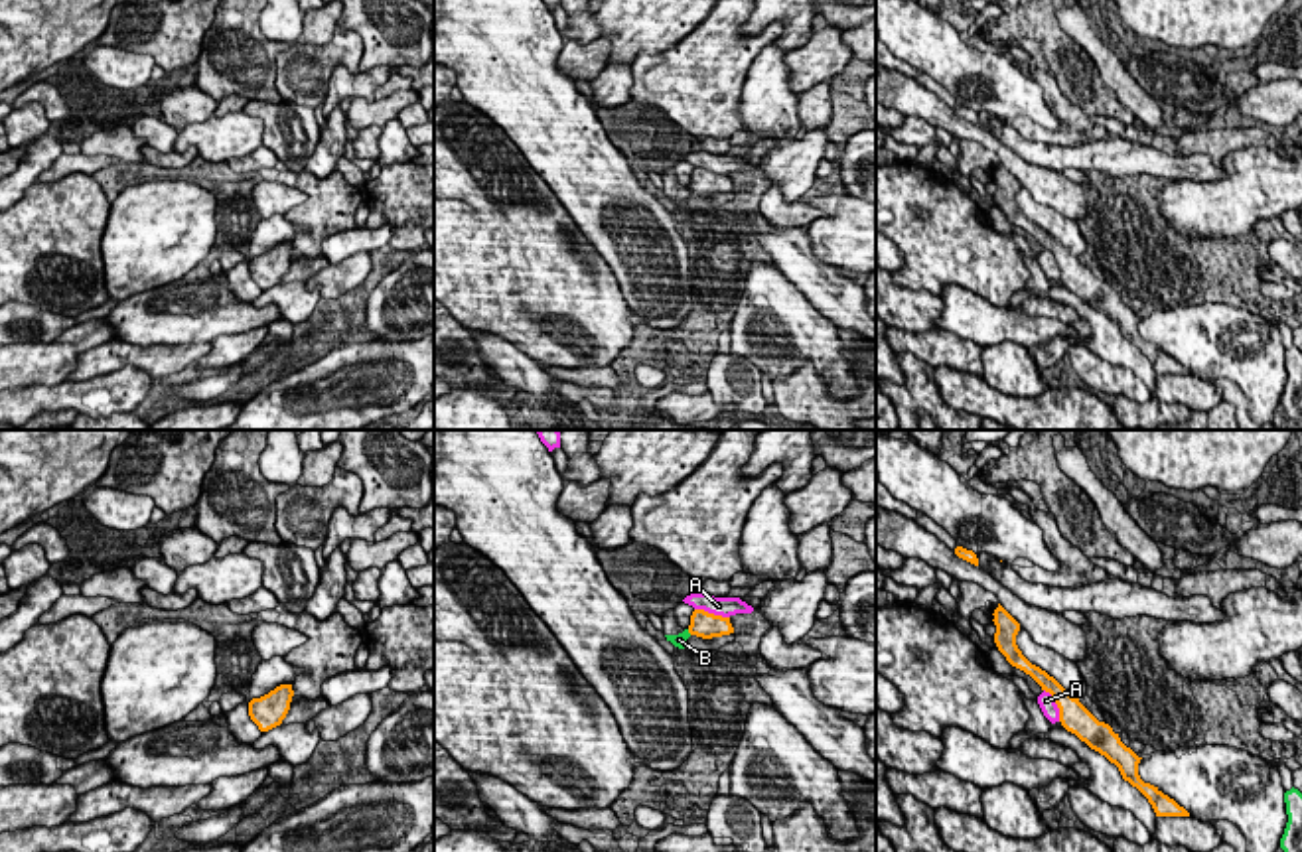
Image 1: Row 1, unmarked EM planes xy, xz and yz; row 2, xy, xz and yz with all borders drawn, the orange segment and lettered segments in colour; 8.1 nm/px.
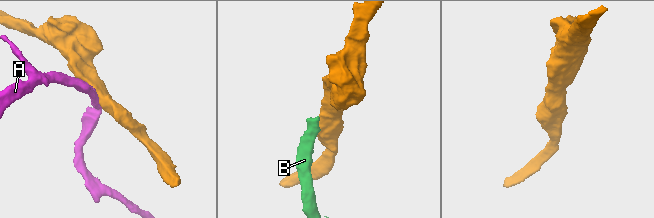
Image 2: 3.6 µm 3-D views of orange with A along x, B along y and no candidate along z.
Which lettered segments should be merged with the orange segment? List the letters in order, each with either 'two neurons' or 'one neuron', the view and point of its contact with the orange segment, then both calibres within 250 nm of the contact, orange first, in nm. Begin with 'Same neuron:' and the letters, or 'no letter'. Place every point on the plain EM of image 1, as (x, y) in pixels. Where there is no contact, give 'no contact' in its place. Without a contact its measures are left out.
Same neuron: no letter
A: two neurons; meets orange in xz at (713, 172); 220 nm thick on the orange side, 160 nm on the other
B: two neurons; meets orange in xz at (689, 190); 220 nm thick on the orange side, 100 nm on the other

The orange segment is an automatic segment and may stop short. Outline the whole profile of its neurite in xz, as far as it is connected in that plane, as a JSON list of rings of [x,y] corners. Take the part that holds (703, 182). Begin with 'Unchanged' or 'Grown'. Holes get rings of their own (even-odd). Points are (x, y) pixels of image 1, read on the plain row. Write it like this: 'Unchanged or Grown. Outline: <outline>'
Unchanged. Outline: [[[694,168],[690,174],[688,191],[702,197],[712,197],[734,191],[734,185],[730,181],[730,176],[714,174],[704,168]]]

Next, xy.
Unchanged. Outline: [[[280,243],[260,256],[249,260],[249,274],[260,290],[268,290],[282,282],[290,268],[294,248],[292,243]]]

